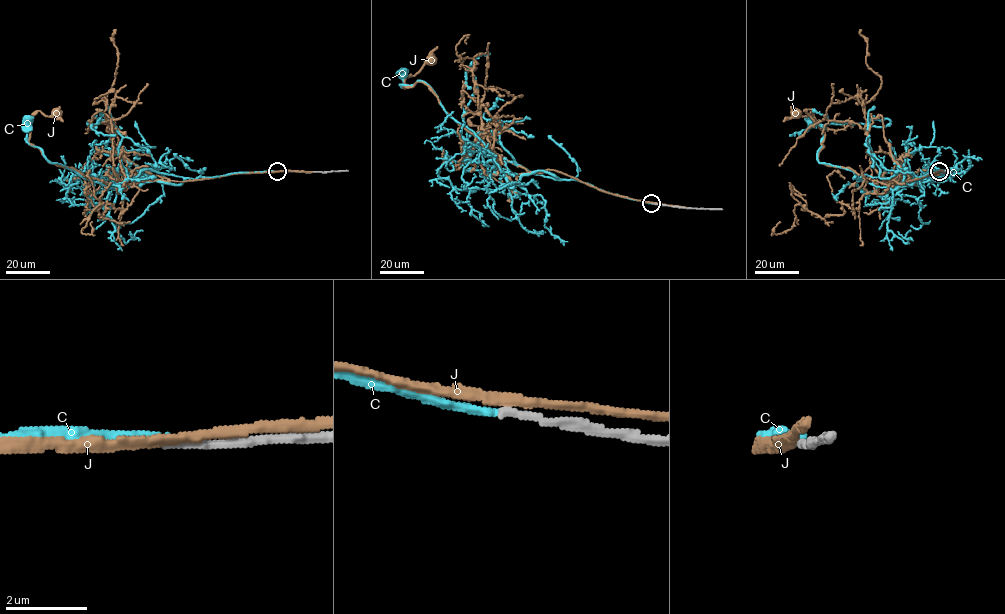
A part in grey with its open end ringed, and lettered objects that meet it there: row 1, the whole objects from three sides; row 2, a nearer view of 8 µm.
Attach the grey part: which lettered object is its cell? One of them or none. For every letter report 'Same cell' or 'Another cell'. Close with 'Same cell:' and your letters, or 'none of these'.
C: Another cell
J: Another cell
Same cell: none of these

